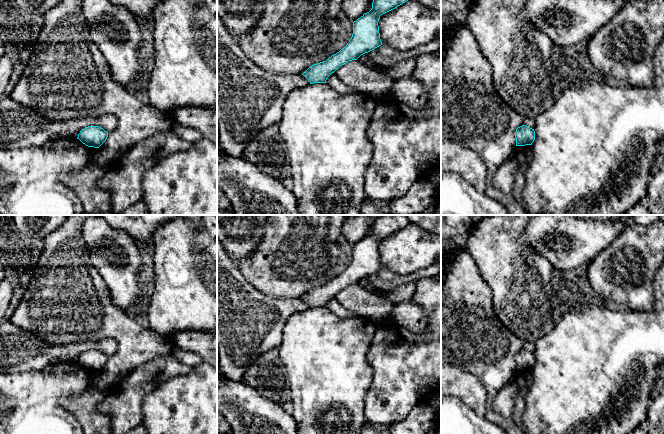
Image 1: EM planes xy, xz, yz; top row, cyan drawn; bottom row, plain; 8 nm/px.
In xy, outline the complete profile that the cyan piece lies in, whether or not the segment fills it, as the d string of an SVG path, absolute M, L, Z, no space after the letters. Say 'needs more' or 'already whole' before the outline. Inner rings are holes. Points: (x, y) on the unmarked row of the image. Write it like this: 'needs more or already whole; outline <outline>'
already whole; outline M88 350L80 355L77 363L88 371L99 372L107 363L108 356L99 350Z

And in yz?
already whole; outline M522 349L515 356L516 370L532 369L535 364L534 353Z

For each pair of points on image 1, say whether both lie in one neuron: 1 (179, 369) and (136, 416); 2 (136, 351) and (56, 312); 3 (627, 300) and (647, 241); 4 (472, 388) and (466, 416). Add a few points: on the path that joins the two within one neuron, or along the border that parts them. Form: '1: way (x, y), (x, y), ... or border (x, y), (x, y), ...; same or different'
1: way (162, 368), (158, 367), (136, 390), (136, 399); same
2: way (116, 331), (103, 319), (86, 312), (76, 312); same
3: way (627, 285), (632, 274), (632, 260), (635, 256); same
4: border (451, 395), (460, 398), (479, 415), (484, 417); different

